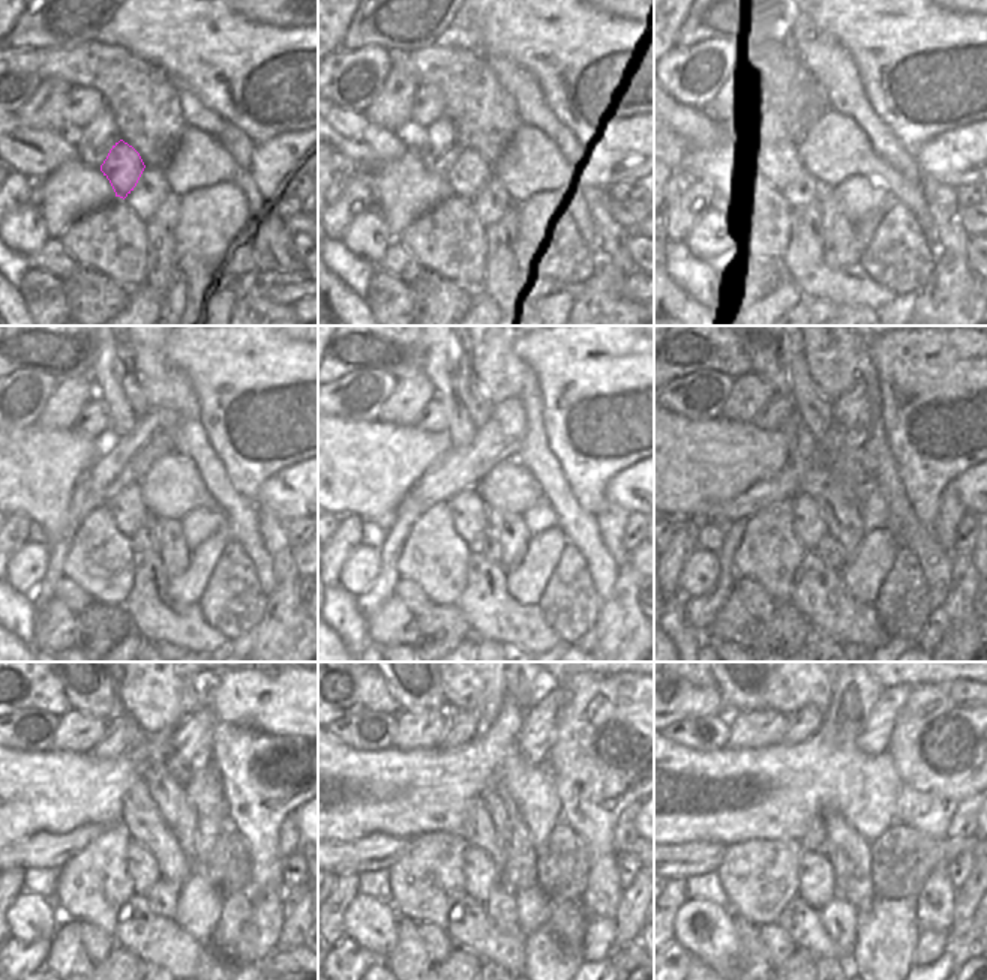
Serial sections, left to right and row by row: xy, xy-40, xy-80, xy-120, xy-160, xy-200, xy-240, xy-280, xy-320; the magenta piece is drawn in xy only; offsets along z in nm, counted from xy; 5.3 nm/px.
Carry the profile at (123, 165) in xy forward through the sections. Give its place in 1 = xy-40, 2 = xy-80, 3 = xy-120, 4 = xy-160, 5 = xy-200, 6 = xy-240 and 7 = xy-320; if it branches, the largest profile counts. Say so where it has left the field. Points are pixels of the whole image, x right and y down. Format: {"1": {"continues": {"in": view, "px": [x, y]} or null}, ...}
{"1": {"continues": {"in": "xy-40", "px": [470, 173]}}, "2": {"continues": {"in": "xy-80", "px": [807, 189]}}, "3": {"continues": {"in": "xy-120", "px": [146, 539]}}, "4": {"continues": {"in": "xy-160", "px": [485, 544]}}, "5": {"continues": {"in": "xy-200", "px": [828, 550]}}, "6": {"continues": {"in": "xy-240", "px": [164, 896]}}, "7": {"continues": {"in": "xy-320", "px": [840, 919]}}}

